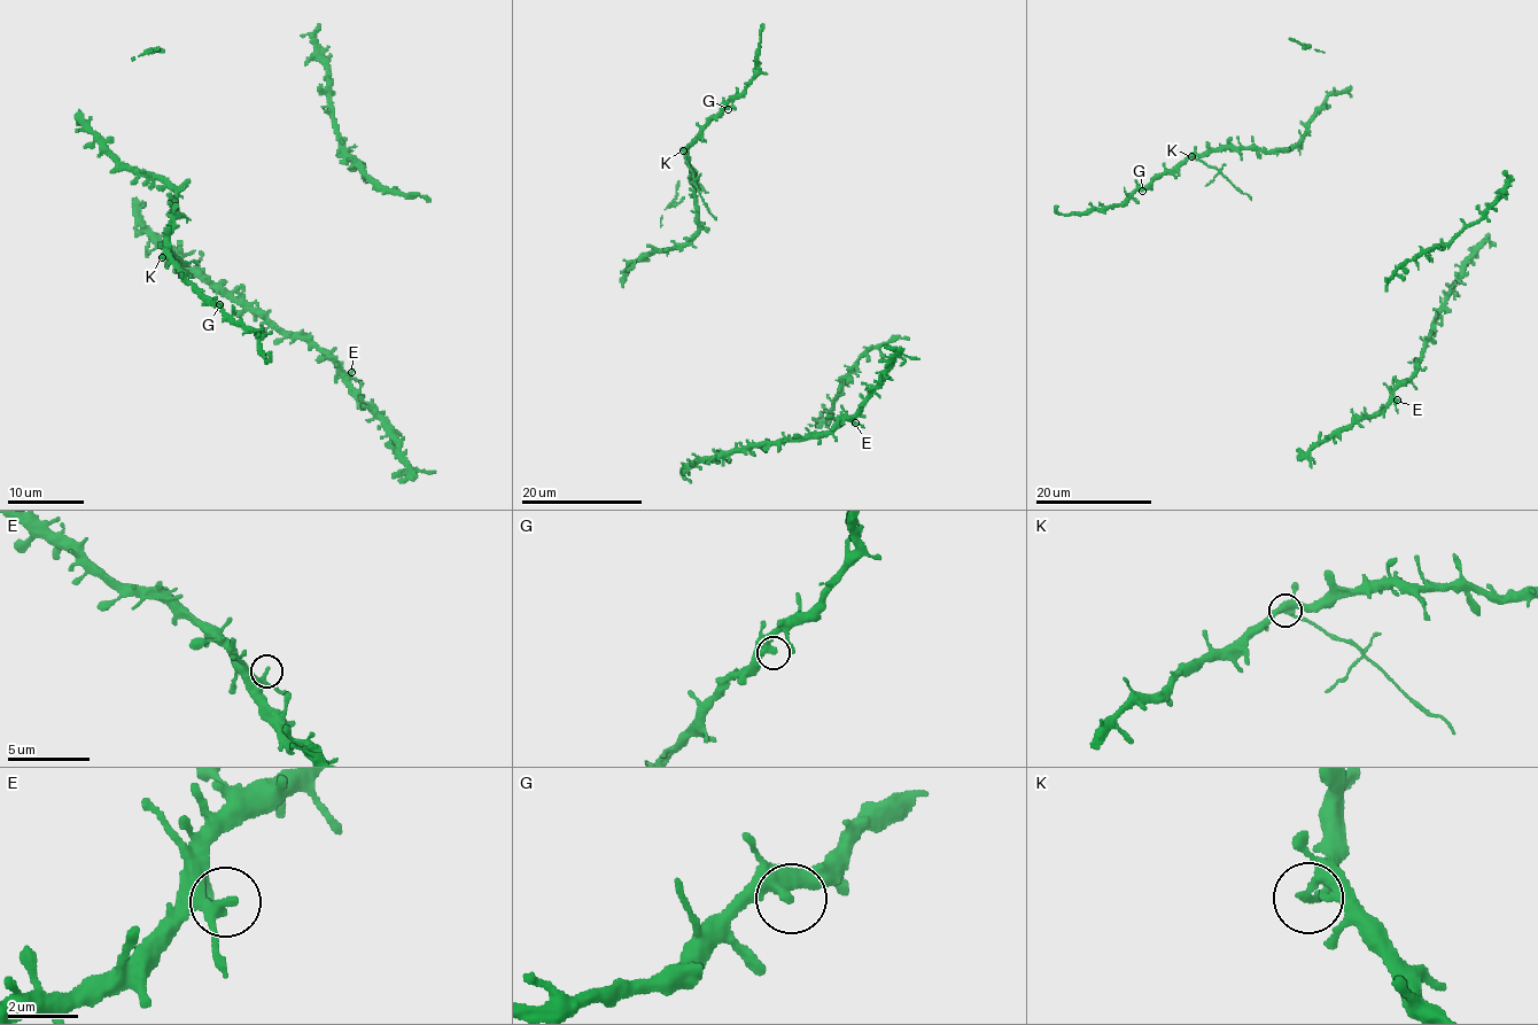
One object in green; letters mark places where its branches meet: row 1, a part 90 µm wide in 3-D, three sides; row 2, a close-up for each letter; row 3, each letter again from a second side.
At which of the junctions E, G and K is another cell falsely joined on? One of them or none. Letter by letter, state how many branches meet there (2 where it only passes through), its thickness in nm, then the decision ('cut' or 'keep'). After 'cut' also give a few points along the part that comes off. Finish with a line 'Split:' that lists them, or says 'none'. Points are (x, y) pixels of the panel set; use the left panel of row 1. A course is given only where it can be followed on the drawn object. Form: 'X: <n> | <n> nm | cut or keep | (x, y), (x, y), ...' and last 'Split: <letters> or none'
E: 2 | 240 nm | keep
G: 3 | 280 nm | keep
K: 3 | 240 nm | cut | (162, 257), (171, 253), (178, 259), (197, 264)
Split: K

